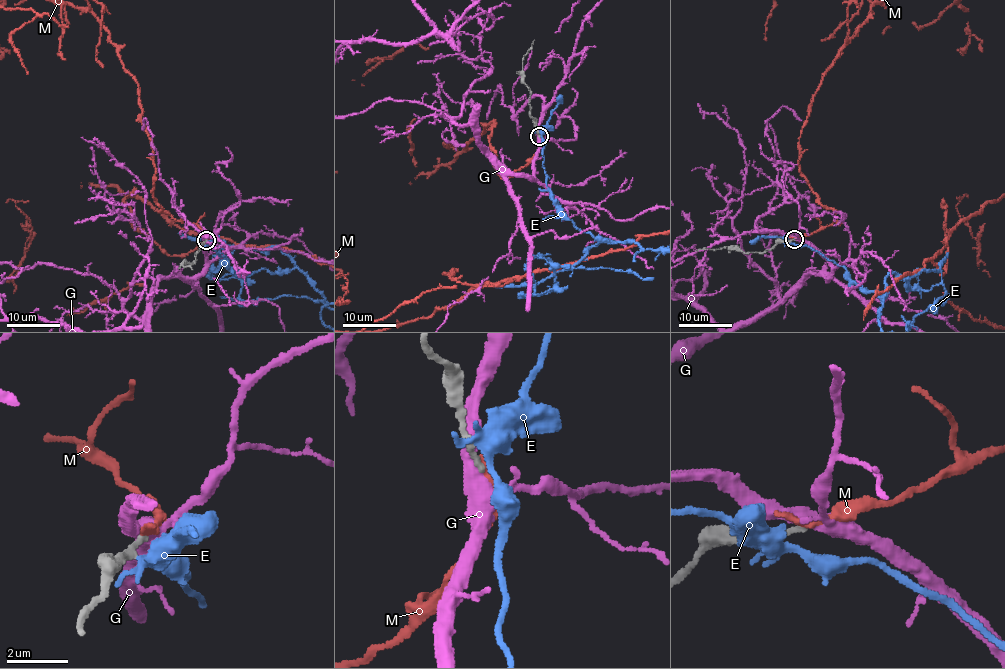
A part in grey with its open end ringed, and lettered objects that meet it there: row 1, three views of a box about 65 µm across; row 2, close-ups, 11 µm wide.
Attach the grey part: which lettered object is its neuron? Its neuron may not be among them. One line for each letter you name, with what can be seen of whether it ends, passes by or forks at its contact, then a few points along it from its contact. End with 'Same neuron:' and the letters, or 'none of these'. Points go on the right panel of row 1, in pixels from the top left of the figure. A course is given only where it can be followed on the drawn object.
Same neuron: none of these

